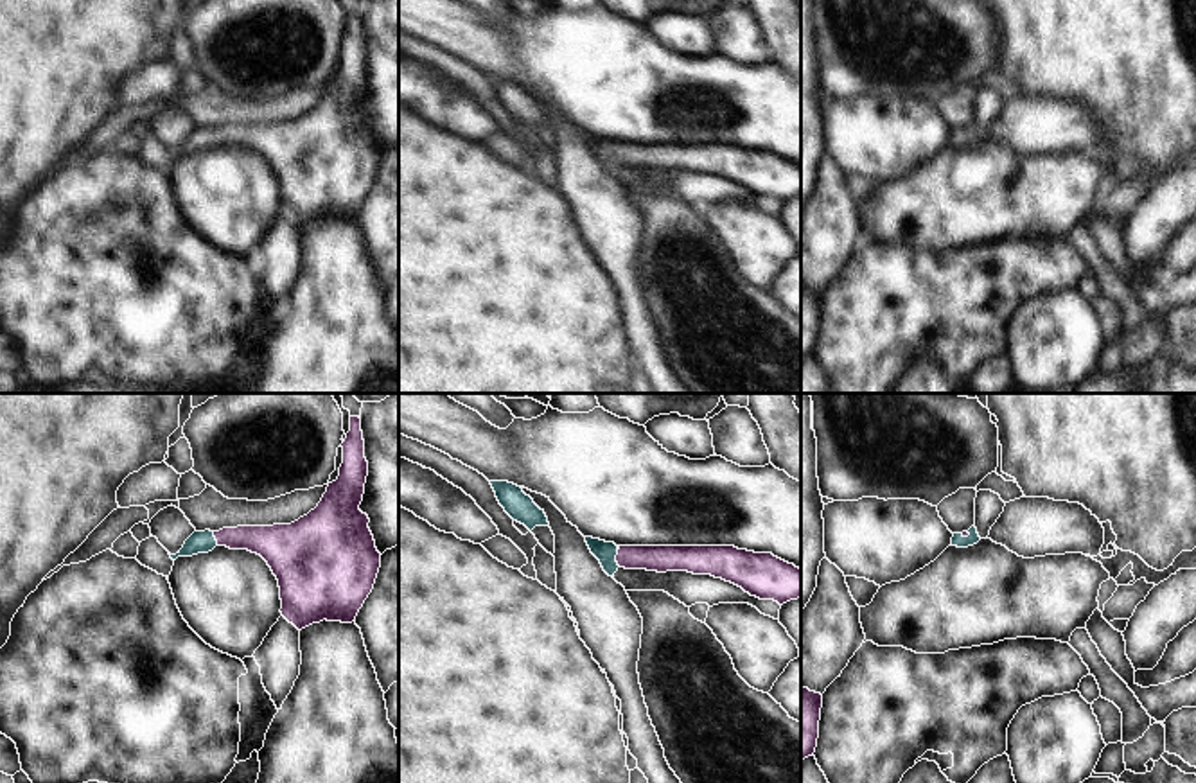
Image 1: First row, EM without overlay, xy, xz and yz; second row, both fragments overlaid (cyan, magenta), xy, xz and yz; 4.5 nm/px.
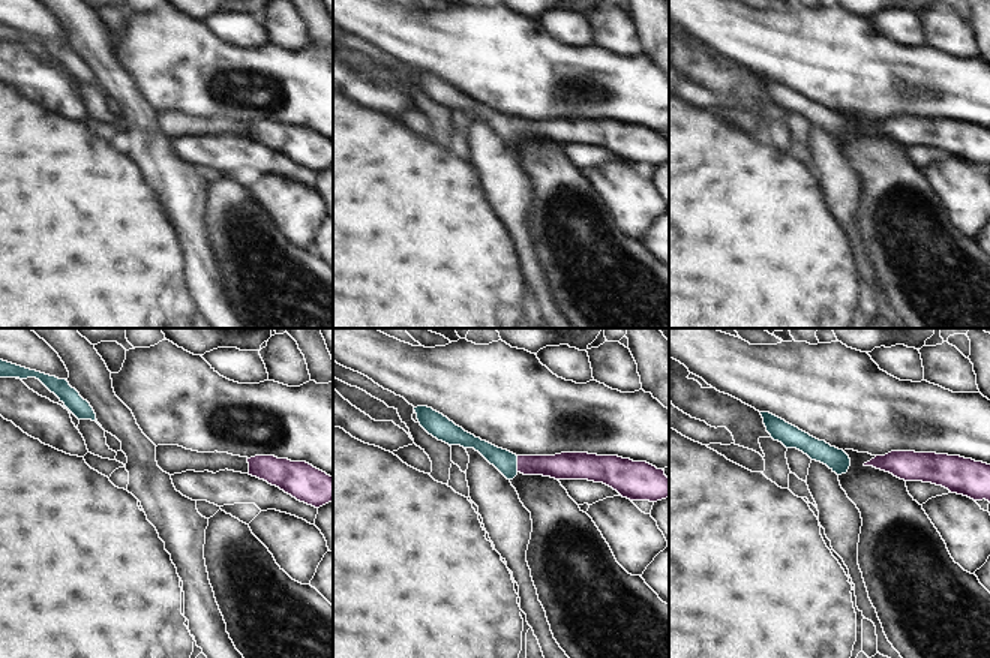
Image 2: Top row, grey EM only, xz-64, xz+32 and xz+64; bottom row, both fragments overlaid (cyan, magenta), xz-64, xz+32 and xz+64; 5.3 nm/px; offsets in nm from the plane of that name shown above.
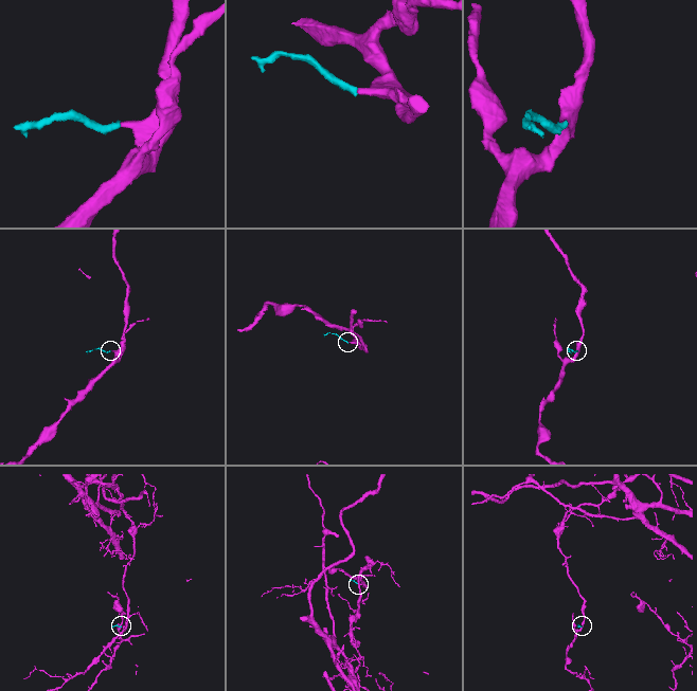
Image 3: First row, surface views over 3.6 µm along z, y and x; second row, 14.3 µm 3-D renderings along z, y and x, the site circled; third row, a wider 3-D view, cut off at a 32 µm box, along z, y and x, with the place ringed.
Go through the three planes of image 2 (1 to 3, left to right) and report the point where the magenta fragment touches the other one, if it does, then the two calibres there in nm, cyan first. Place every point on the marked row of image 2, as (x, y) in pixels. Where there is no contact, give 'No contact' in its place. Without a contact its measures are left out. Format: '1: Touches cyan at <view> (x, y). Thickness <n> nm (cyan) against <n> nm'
1: No contact
2: Touches cyan at xz+32 (516, 463). Thickness 120 nm (cyan) against 140 nm
3: No contact

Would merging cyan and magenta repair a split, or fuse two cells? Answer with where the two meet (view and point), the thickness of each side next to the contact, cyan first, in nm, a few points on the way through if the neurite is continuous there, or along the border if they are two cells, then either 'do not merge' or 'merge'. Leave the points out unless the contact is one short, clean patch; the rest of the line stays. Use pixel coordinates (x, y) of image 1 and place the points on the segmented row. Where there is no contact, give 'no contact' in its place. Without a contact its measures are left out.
xz (615, 559) | 100/120 nm | across xz (606, 552), (615, 559), (661, 559) | merge

